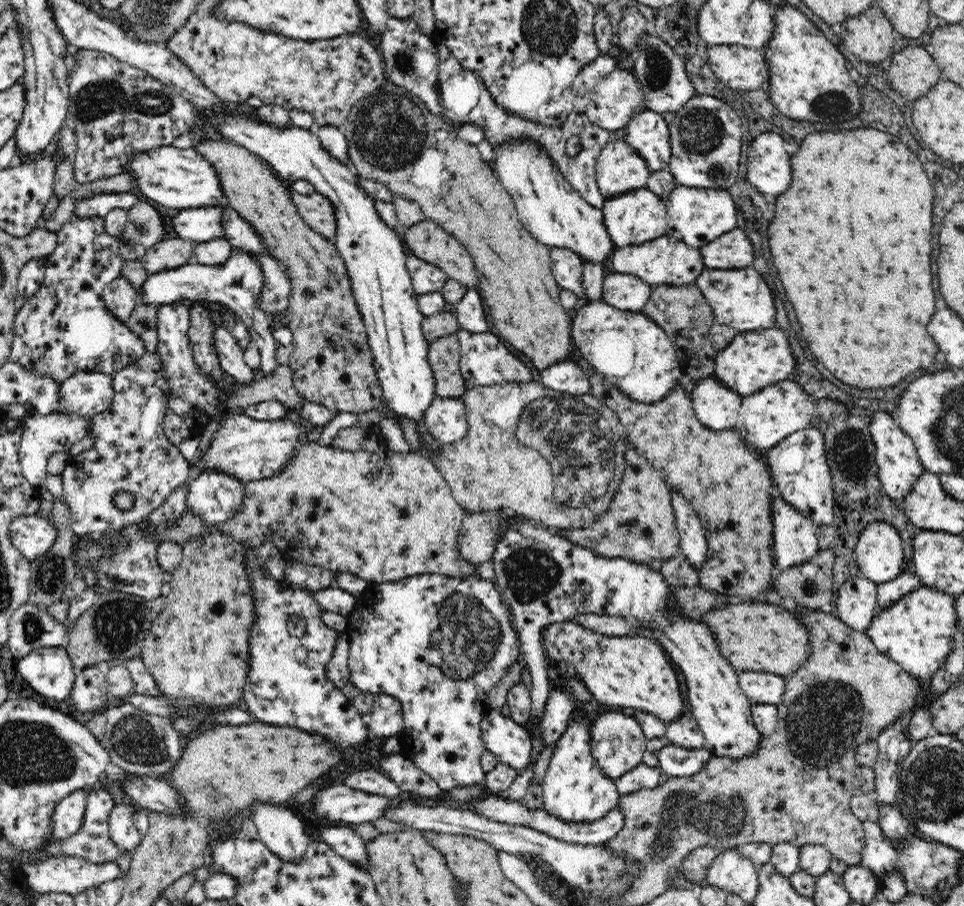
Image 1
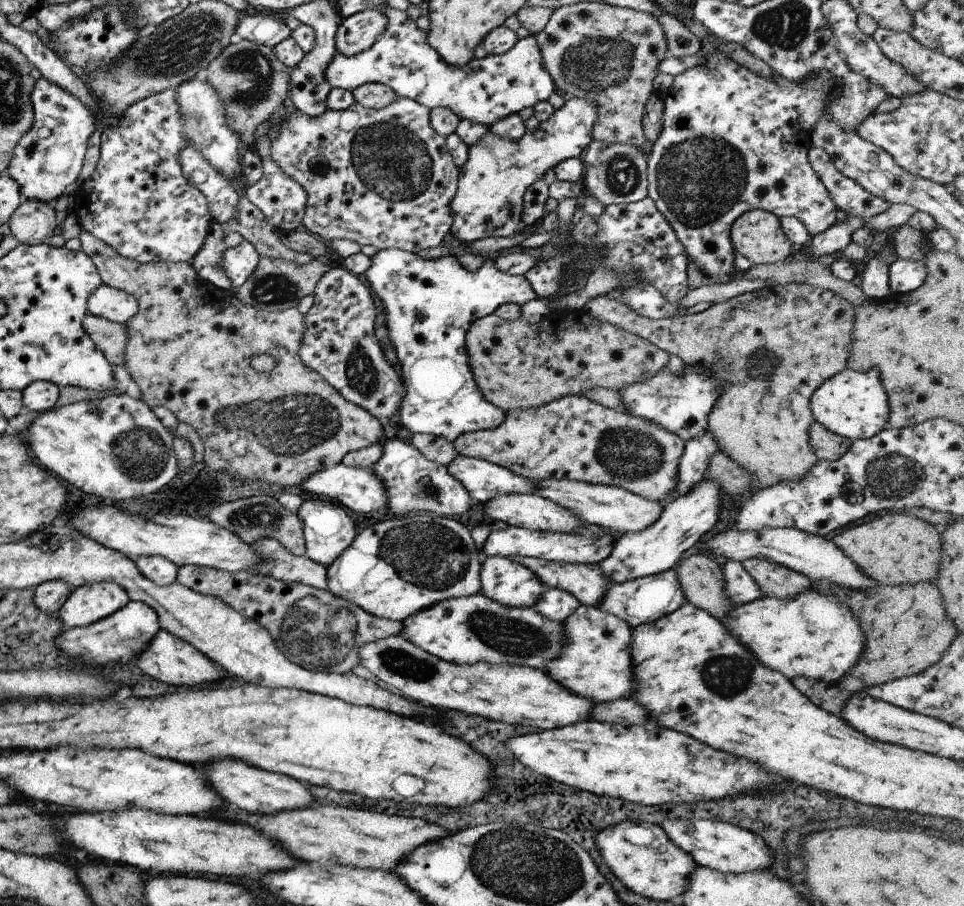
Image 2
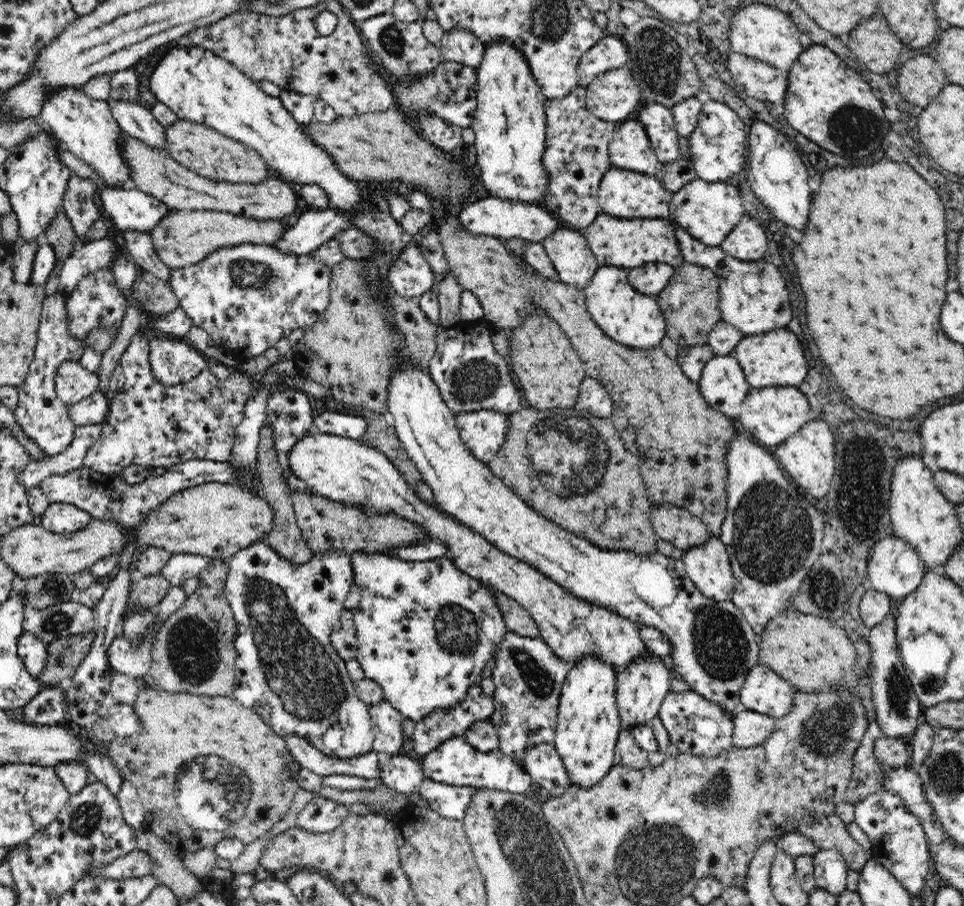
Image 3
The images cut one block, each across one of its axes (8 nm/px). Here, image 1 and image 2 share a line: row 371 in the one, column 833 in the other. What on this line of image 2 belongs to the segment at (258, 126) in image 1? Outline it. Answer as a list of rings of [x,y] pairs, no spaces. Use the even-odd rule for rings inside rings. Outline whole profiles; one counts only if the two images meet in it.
[[[847,368],[825,380],[813,392],[809,410],[817,424],[850,441],[871,438],[887,428],[889,418],[887,396],[875,373],[862,373]]]

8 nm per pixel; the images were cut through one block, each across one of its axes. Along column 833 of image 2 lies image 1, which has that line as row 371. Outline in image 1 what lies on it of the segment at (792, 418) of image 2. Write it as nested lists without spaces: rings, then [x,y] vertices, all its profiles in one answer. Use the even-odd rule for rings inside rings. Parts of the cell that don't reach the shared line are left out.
[[[202,140],[193,148],[212,165],[226,202],[252,223],[270,247],[272,256],[288,267],[293,294],[286,313],[290,317],[288,328],[293,333],[294,345],[289,367],[294,387],[300,391],[304,401],[318,403],[334,413],[361,413],[376,408],[382,416],[398,421],[406,440],[414,451],[419,452],[421,436],[415,424],[411,420],[397,418],[391,410],[381,406],[381,388],[372,366],[367,330],[357,311],[344,261],[338,256],[332,240],[304,224],[291,199],[292,191],[250,150],[222,140]]]

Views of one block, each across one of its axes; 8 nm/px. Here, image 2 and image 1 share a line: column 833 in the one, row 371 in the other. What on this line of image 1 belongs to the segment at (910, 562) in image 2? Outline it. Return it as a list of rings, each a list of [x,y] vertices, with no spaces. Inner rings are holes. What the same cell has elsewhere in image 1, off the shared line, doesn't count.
[[[384,80],[384,84],[380,89],[374,90],[374,92],[367,94],[364,98],[361,98],[356,102],[351,108],[346,122],[342,126],[344,134],[347,136],[348,160],[351,162],[350,166],[361,178],[375,180],[386,186],[386,188],[389,188],[394,194],[401,195],[408,200],[417,202],[426,218],[438,223],[444,230],[456,237],[456,239],[468,249],[468,252],[472,255],[472,259],[474,259],[476,271],[478,271],[477,289],[481,294],[481,298],[484,300],[484,304],[488,306],[488,314],[490,314],[490,318],[492,318],[492,322],[494,323],[494,326],[496,326],[496,330],[498,330],[496,334],[500,334],[510,346],[514,346],[516,350],[520,350],[520,352],[532,362],[534,370],[536,370],[538,374],[542,374],[546,368],[550,368],[550,366],[554,366],[554,364],[558,364],[558,362],[568,360],[568,356],[571,356],[573,352],[573,340],[571,336],[572,313],[565,309],[560,301],[560,288],[551,271],[551,260],[549,257],[550,248],[540,243],[540,241],[537,241],[536,238],[532,236],[532,233],[524,227],[518,216],[518,211],[515,207],[514,199],[512,199],[512,195],[498,180],[498,177],[493,172],[492,165],[482,159],[482,156],[477,150],[477,145],[462,140],[462,137],[460,137],[456,131],[457,128],[457,125],[443,116],[438,117],[435,114],[432,114],[420,99],[413,98],[409,92],[404,90],[404,88],[395,86],[388,80]]]

